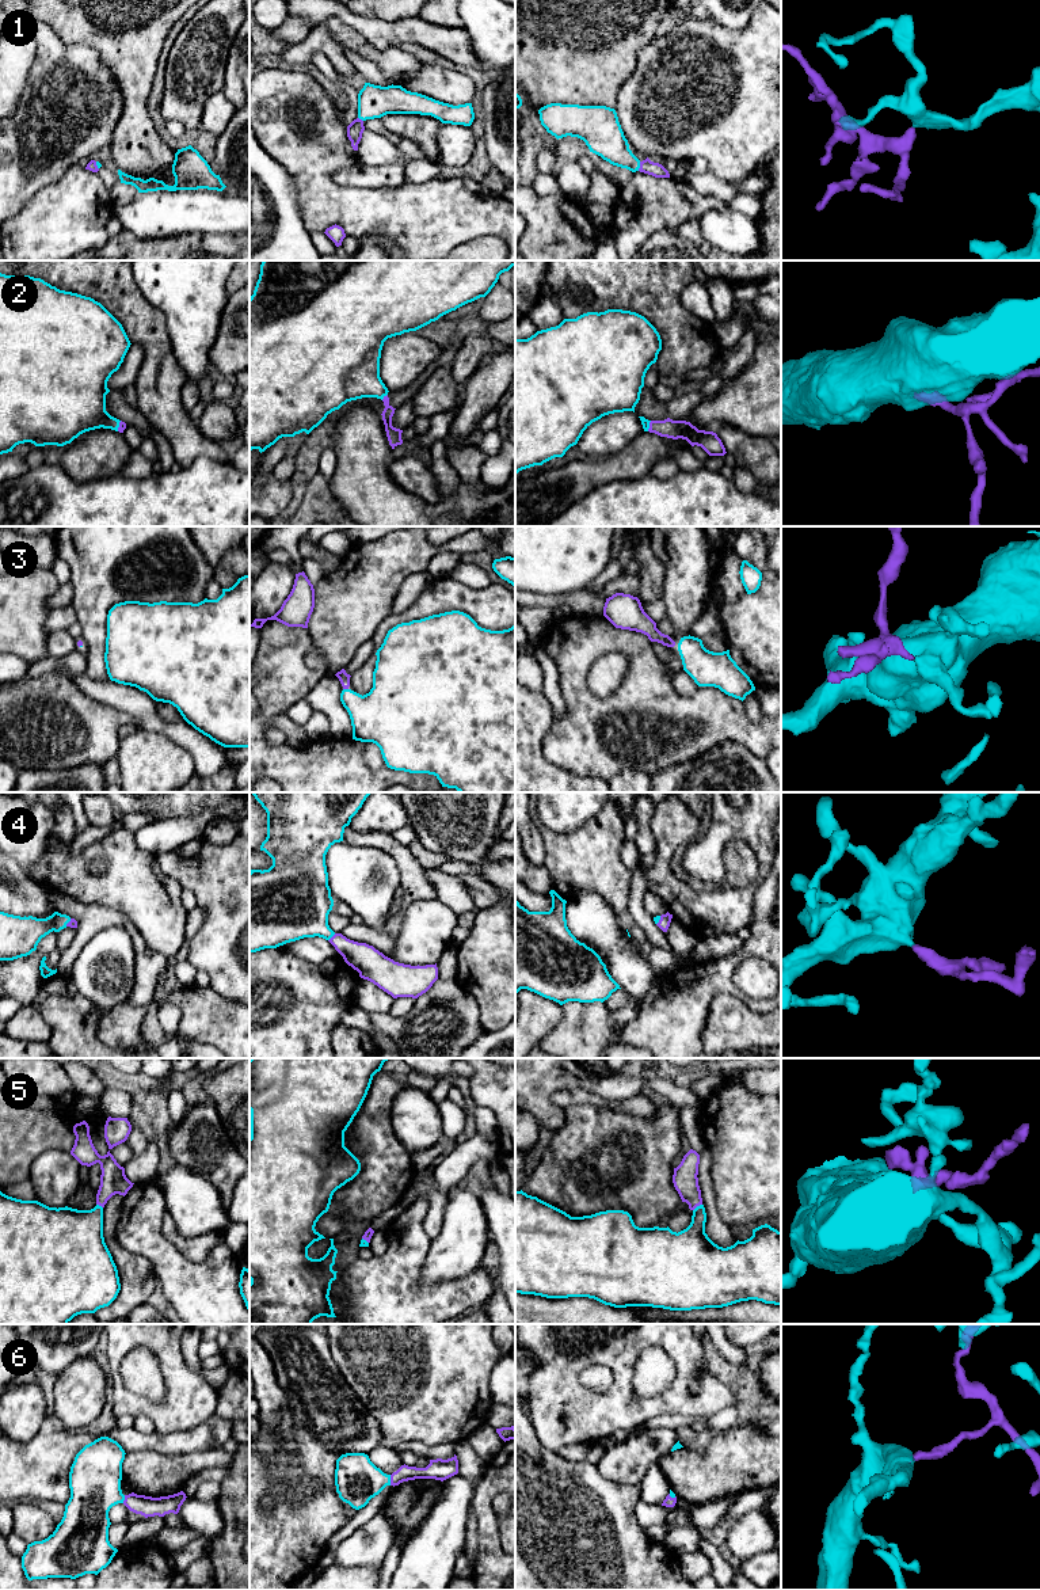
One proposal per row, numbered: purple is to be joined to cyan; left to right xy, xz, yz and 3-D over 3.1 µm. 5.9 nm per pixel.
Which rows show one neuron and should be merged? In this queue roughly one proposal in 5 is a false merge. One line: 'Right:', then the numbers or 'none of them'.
Right: 1, 2, 3, 4, 5, 6

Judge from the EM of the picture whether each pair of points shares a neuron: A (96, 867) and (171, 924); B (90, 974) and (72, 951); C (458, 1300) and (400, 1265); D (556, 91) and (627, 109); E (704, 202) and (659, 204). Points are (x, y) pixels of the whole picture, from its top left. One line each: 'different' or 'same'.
A: different
B: different
C: same
D: different
E: same

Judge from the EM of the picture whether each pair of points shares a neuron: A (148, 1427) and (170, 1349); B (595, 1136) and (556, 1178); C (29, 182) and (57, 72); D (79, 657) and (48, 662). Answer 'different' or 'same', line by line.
A: different
B: same
C: same
D: same

